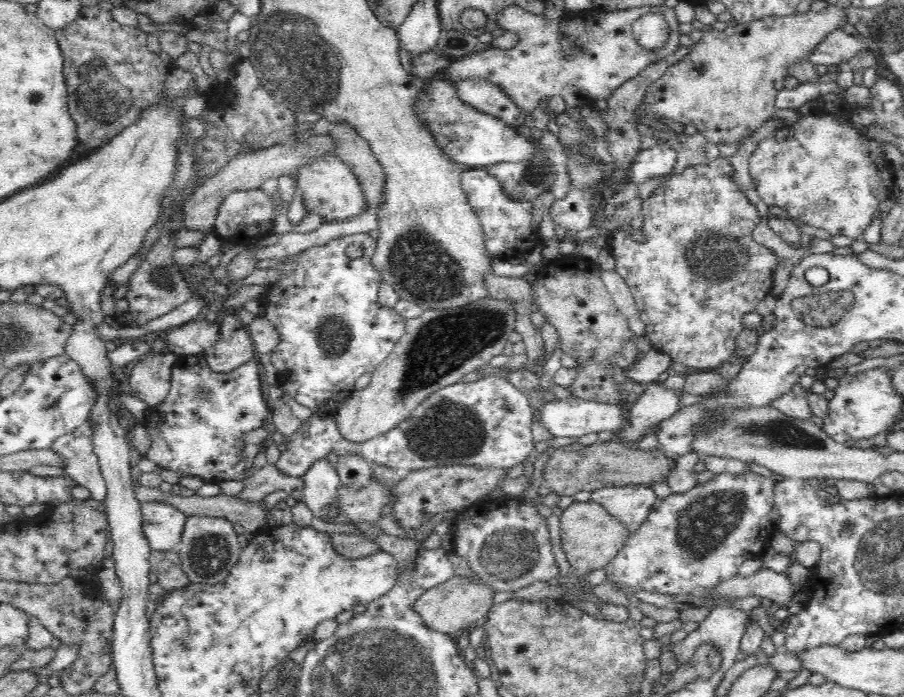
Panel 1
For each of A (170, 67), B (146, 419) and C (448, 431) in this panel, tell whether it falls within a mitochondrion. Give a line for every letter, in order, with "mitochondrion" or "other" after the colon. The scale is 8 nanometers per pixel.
A: other
B: other
C: mitochondrion

